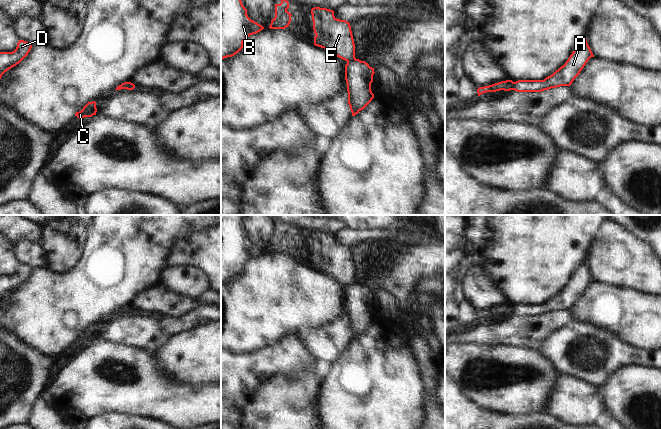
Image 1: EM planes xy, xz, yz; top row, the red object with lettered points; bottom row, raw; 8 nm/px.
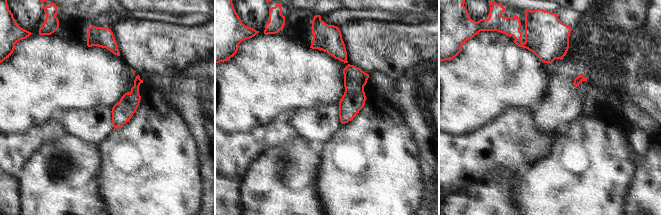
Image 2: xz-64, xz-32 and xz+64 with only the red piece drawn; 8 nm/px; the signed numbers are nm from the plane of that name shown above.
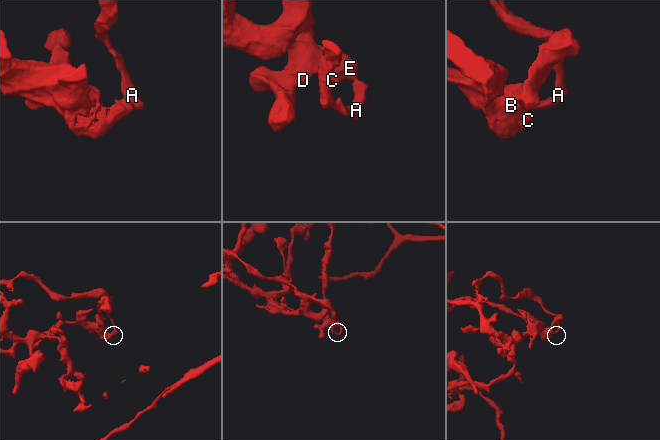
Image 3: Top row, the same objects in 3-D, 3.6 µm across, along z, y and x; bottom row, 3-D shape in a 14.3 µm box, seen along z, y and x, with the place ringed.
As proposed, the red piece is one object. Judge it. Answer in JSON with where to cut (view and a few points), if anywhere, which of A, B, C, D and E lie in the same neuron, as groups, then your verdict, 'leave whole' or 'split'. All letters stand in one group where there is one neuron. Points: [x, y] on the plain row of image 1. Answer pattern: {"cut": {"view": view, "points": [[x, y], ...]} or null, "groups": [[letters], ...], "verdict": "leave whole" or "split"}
{"cut": {"view": "xz", "points": [[355, 282], [347, 286]]}, "groups": [["A"], ["B", "C", "D", "E"]], "verdict": "split"}

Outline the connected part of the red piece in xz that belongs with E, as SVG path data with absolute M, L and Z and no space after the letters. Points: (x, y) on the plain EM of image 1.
M314 231L311 238L316 259L314 269L347 286L355 283L355 268L350 247L337 243L334 235L327 232Z

